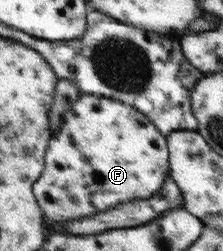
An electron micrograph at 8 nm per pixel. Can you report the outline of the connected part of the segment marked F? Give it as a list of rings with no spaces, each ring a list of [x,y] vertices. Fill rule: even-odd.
[[[84,93],[75,103],[74,108],[70,109],[66,114],[60,130],[52,139],[49,152],[47,153],[47,164],[45,173],[42,174],[35,186],[35,192],[41,207],[45,211],[49,228],[57,229],[64,221],[73,222],[82,220],[82,218],[90,218],[96,214],[106,213],[108,210],[117,208],[118,205],[126,205],[126,202],[134,202],[138,200],[146,200],[156,196],[160,190],[164,189],[168,178],[172,173],[171,150],[169,147],[169,137],[167,137],[160,129],[157,123],[148,115],[144,114],[138,107],[130,106],[128,103],[119,101],[118,99],[99,97],[98,95]]]

